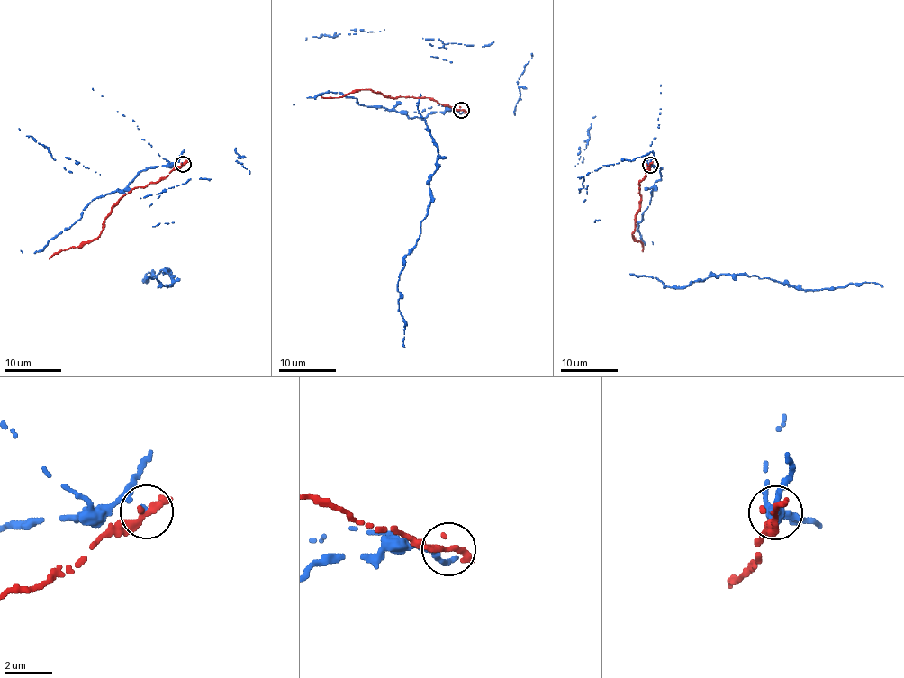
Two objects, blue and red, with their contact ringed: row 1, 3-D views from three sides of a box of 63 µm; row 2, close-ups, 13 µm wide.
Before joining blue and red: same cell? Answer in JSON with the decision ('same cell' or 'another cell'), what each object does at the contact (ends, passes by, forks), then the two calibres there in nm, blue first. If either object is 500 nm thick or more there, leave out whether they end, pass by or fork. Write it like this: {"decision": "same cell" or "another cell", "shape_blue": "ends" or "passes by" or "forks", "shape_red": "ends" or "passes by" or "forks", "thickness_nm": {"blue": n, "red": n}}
{"decision": "another cell", "shape_blue": "passes by", "shape_red": "ends", "thickness_nm": {"blue": 120, "red": 380}}

